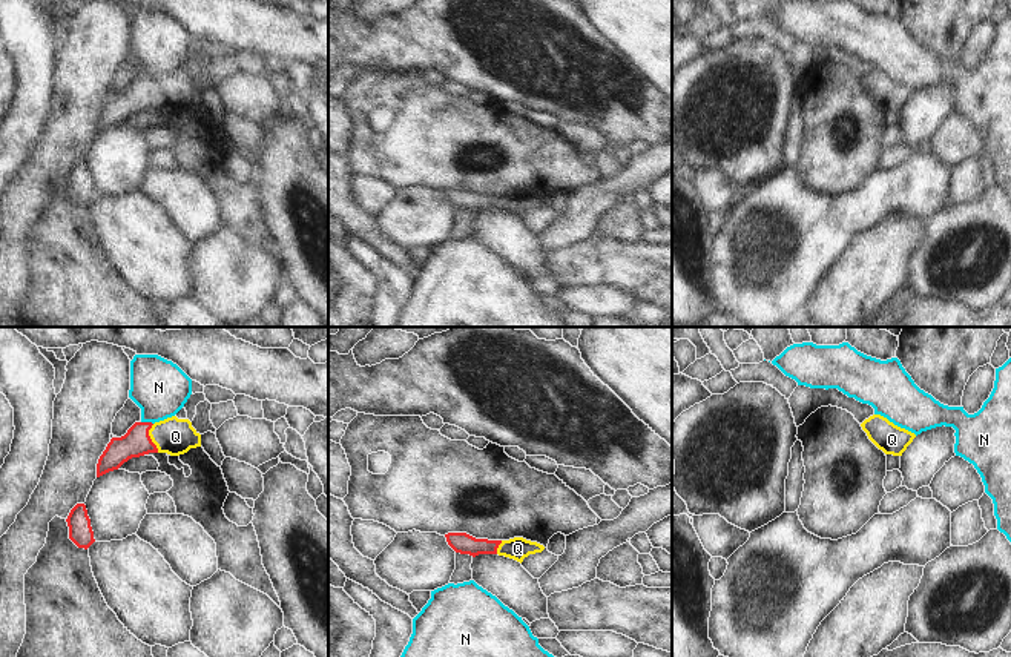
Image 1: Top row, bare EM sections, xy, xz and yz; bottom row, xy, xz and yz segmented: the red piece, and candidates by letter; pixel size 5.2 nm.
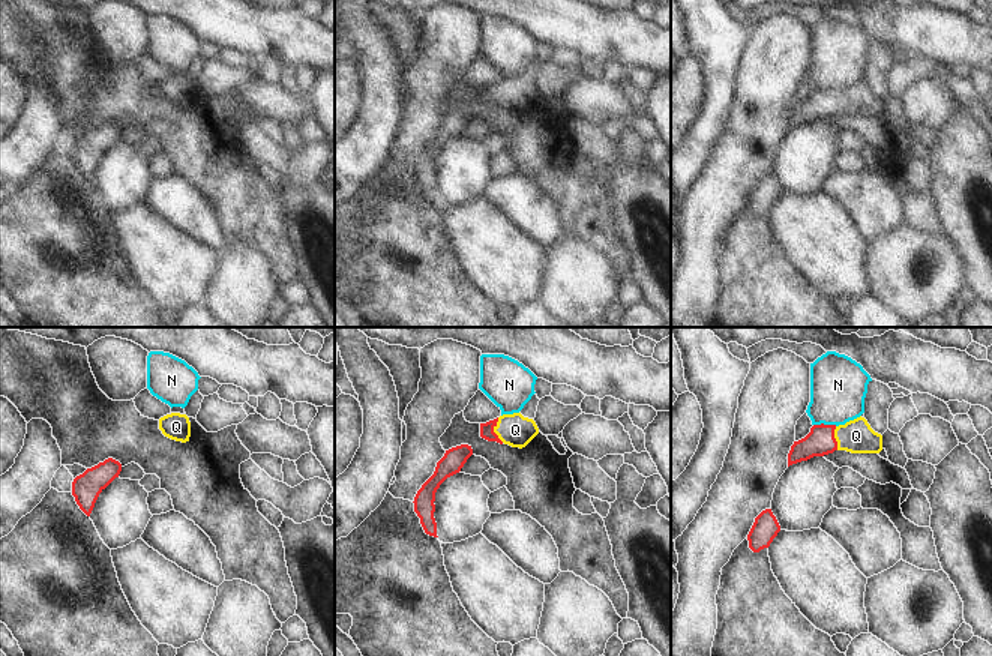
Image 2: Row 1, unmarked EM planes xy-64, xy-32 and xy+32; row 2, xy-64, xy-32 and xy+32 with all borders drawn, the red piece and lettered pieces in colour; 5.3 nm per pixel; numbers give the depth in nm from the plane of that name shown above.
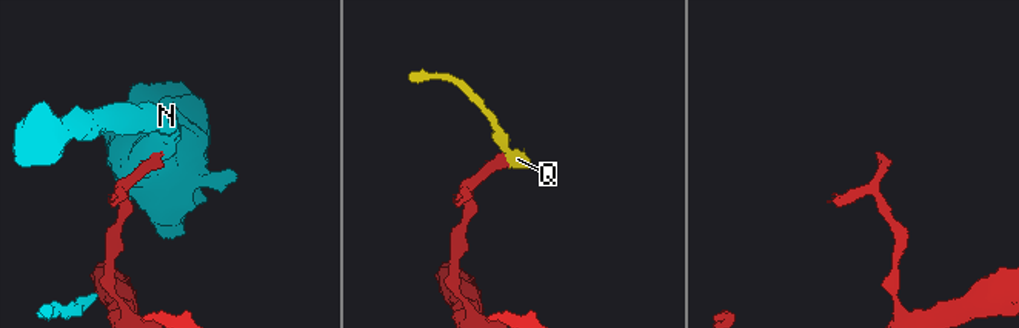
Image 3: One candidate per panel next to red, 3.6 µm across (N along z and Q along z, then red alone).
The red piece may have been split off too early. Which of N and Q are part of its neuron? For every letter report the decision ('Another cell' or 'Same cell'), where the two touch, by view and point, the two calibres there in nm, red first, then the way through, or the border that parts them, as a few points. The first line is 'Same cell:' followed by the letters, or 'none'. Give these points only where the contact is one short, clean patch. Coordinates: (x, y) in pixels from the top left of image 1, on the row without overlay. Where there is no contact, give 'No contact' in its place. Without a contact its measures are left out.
Same cell: Q
N: Another cell. Touches red at xy (148, 79). Thickness 150 nm (red) against 300 nm. Boundary: xy (141, 77), (152, 80)
Q: Same cell. Touches red at xy (149, 94). Thickness 150 nm (red) against 190 nm. Path across: xy (135, 99), (141, 94), (149, 94), (175, 92).

